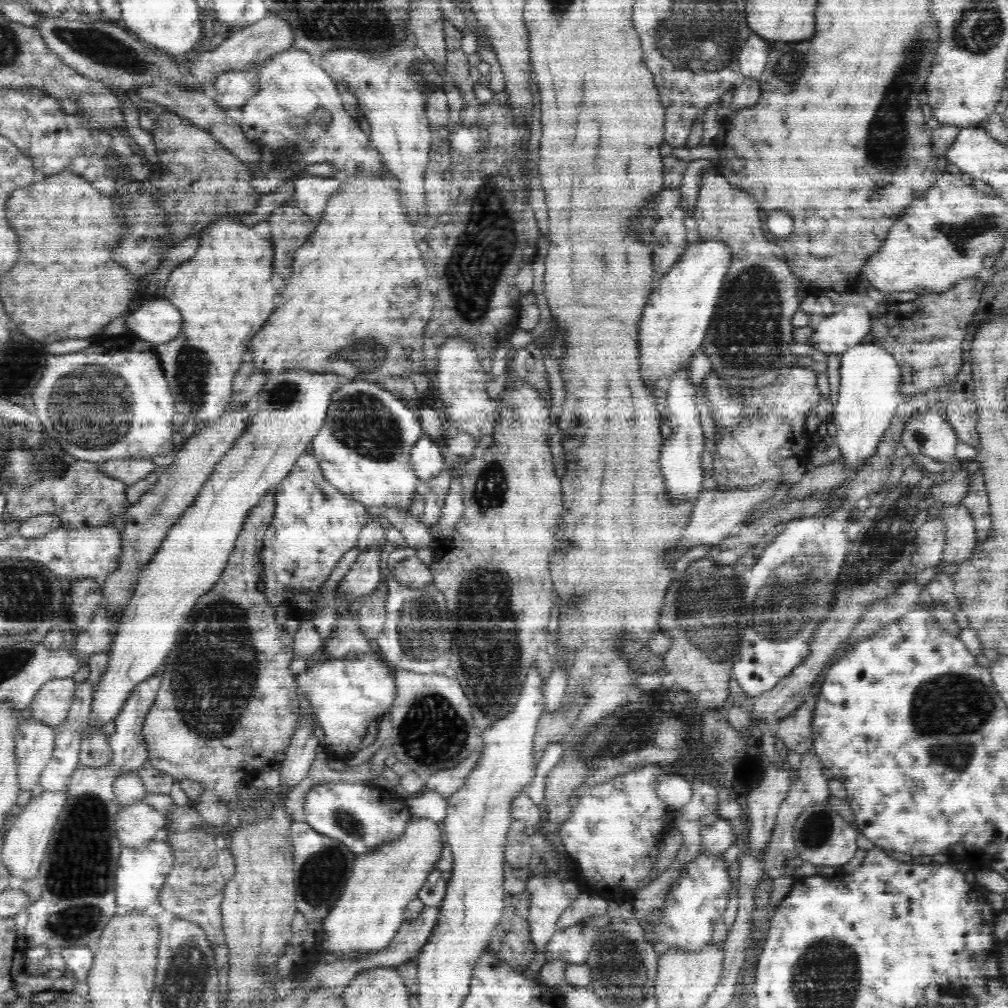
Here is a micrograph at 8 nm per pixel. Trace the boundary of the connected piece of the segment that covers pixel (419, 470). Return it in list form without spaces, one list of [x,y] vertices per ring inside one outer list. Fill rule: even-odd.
[[[422,435],[416,440],[416,444],[412,446],[409,460],[412,461],[412,468],[422,482],[436,478],[442,470],[450,468],[440,453],[440,444],[427,435]]]

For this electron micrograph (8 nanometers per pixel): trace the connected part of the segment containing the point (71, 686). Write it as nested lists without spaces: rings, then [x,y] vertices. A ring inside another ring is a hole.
[[[72,677],[50,679],[40,688],[39,694],[34,696],[28,715],[57,730],[66,722],[77,686]]]

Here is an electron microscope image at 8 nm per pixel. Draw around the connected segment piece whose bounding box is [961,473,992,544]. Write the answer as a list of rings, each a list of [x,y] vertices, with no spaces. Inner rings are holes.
[[[980,473],[971,475],[968,492],[961,503],[970,511],[974,519],[978,544],[984,542],[985,538],[988,538],[992,521],[988,512],[988,493],[984,486],[984,478],[980,476]]]

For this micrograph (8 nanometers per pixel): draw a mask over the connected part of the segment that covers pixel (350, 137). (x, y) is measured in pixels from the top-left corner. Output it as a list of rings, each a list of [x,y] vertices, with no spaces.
[[[286,48],[266,57],[254,69],[257,91],[240,108],[240,126],[245,137],[260,149],[260,162],[250,169],[254,176],[250,181],[258,194],[279,191],[282,183],[288,186],[288,178],[300,175],[306,166],[316,163],[333,166],[342,179],[357,168],[389,174],[379,150],[371,144],[367,129],[347,110],[335,80],[318,68],[308,53]]]

